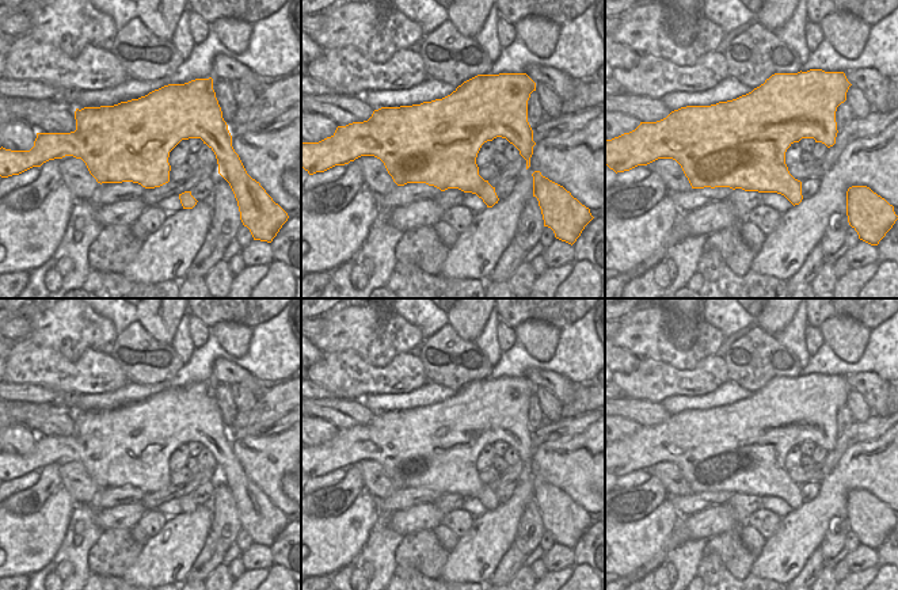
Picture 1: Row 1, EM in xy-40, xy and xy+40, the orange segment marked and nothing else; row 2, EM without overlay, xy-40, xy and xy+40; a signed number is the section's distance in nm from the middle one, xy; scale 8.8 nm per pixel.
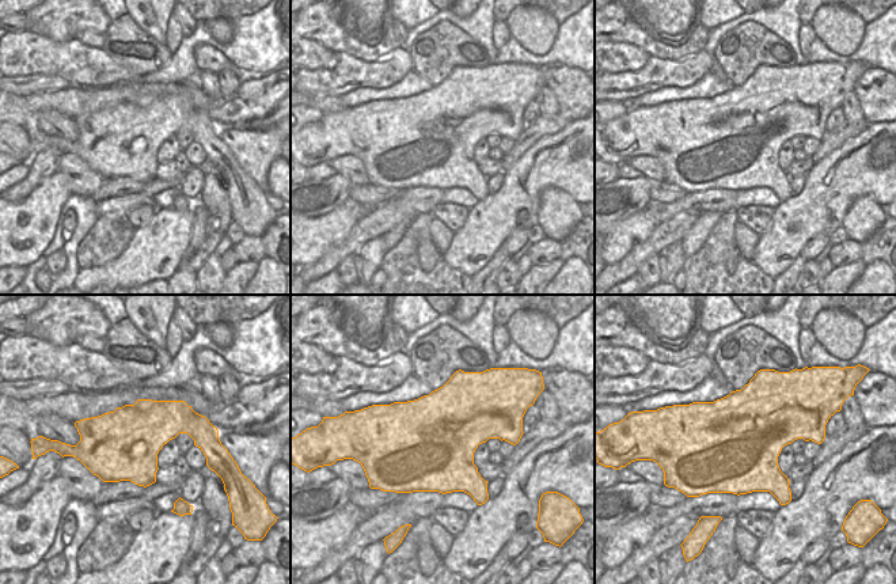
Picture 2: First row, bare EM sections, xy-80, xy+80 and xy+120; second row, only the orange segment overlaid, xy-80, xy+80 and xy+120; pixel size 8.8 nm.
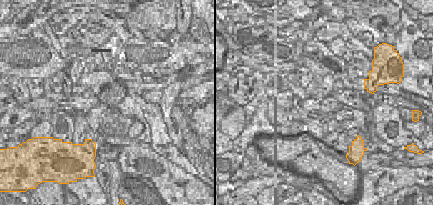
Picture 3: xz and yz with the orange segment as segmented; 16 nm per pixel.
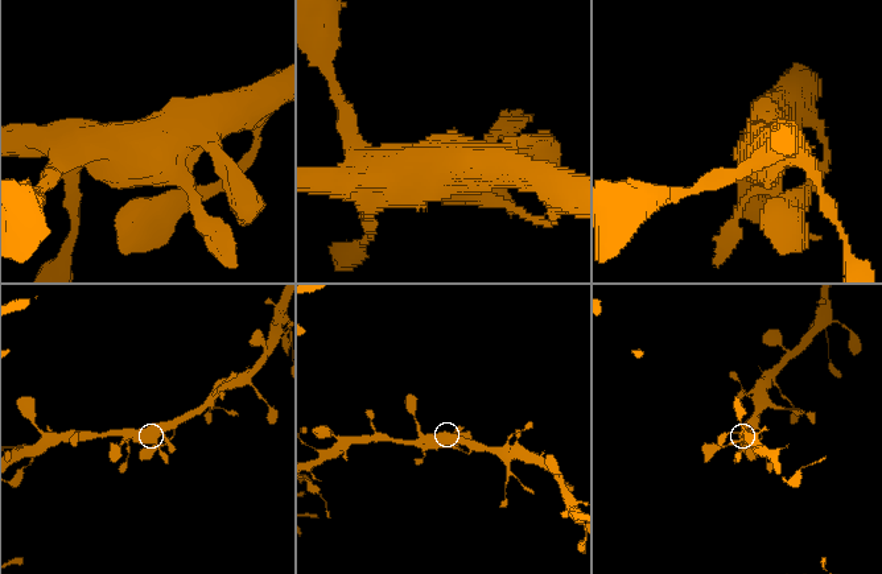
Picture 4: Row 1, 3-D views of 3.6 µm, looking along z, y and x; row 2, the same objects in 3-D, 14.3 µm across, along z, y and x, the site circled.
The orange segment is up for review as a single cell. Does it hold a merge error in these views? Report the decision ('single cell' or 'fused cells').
single cell

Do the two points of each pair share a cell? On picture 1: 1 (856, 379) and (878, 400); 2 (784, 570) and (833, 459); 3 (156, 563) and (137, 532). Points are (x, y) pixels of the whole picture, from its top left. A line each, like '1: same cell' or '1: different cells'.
1: same cell
2: different cells
3: different cells

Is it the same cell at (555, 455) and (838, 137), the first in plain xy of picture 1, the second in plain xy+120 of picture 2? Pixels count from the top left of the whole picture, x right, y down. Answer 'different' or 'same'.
different

